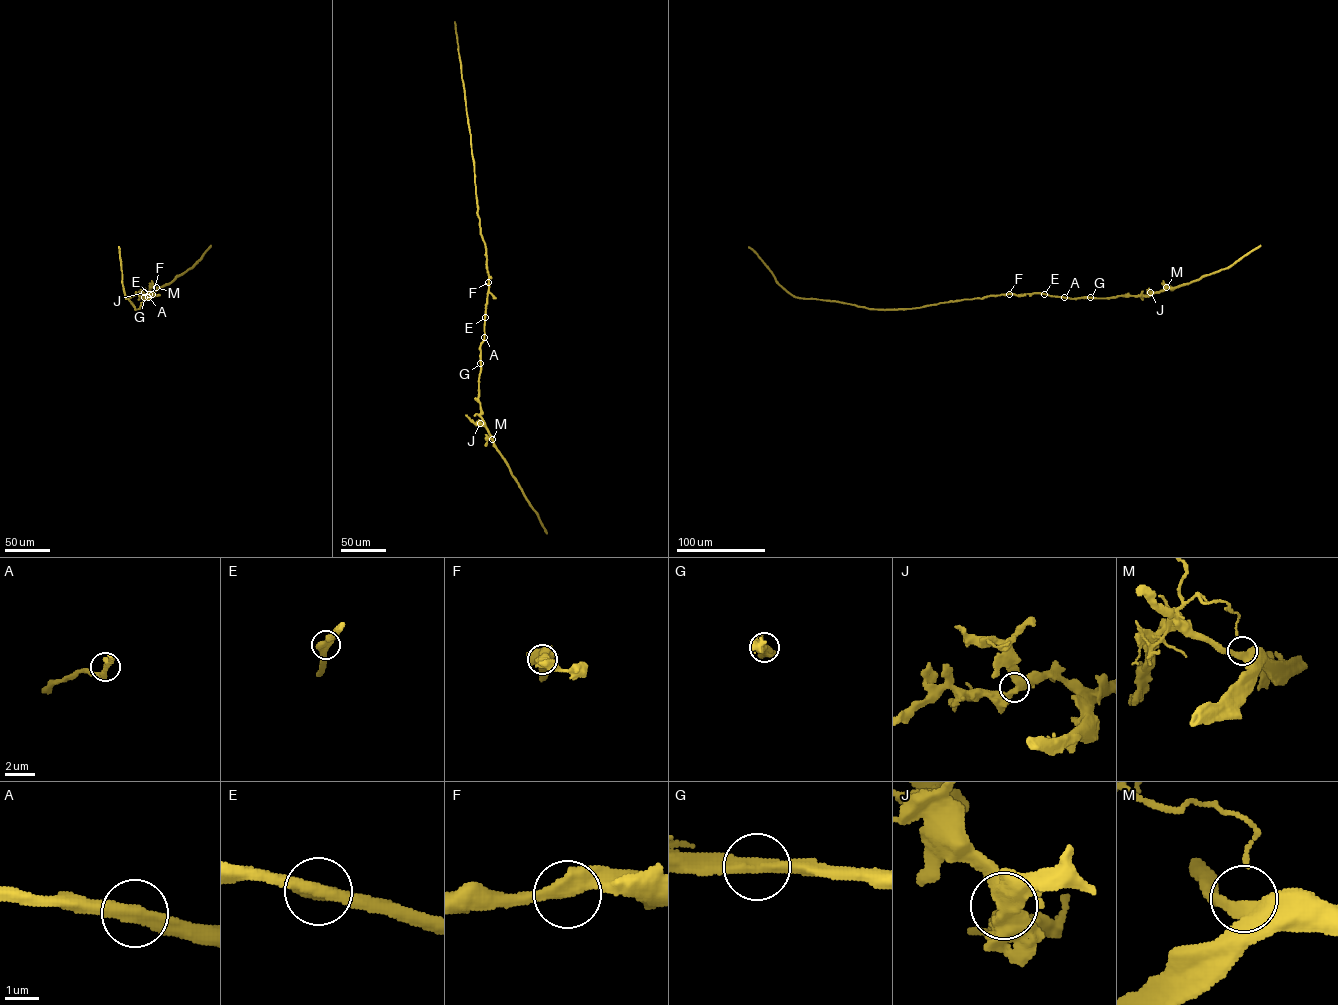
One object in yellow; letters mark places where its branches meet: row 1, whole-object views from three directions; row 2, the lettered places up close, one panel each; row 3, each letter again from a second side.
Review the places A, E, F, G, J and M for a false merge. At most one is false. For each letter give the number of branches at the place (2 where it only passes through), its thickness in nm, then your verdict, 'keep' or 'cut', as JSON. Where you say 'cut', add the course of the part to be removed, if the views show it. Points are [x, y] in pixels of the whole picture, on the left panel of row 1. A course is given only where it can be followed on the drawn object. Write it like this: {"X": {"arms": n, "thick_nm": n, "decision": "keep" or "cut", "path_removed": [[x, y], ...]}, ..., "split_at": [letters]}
{"A": {"arms": 2, "thick_nm": 380, "decision": "keep"}, "E": {"arms": 2, "thick_nm": 500, "decision": "keep"}, "F": {"arms": 2, "thick_nm": 460, "decision": "keep"}, "G": {"arms": 2, "thick_nm": 320, "decision": "keep"}, "J": {"arms": 3, "thick_nm": 480, "decision": "keep"}, "M": {"arms": 3, "thick_nm": 320, "decision": "keep"}, "split_at": []}

